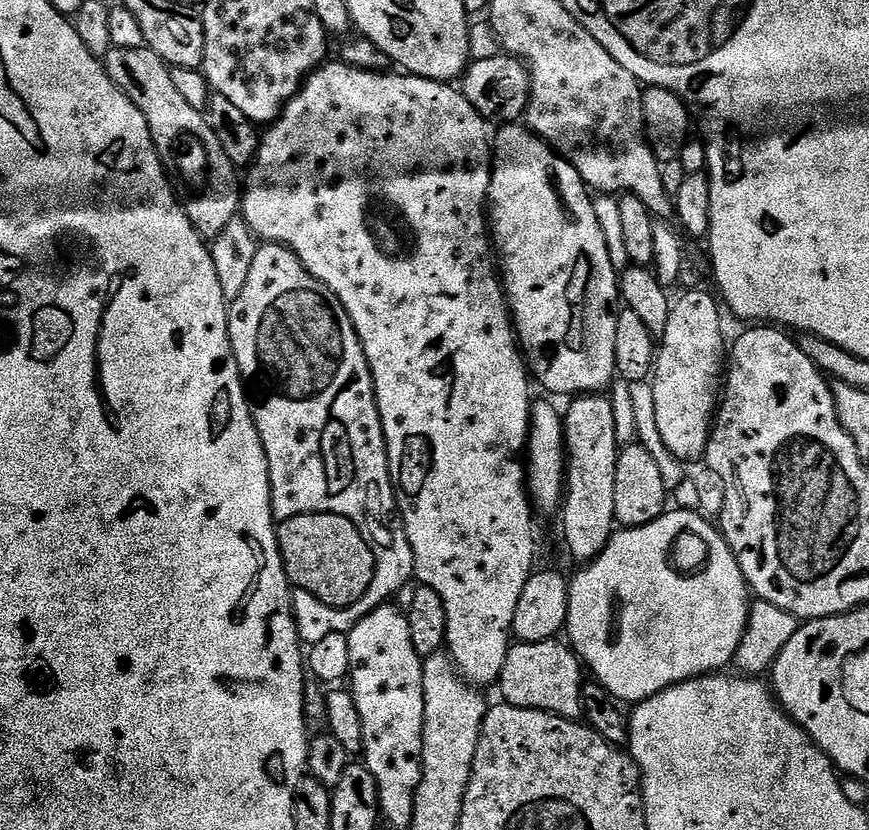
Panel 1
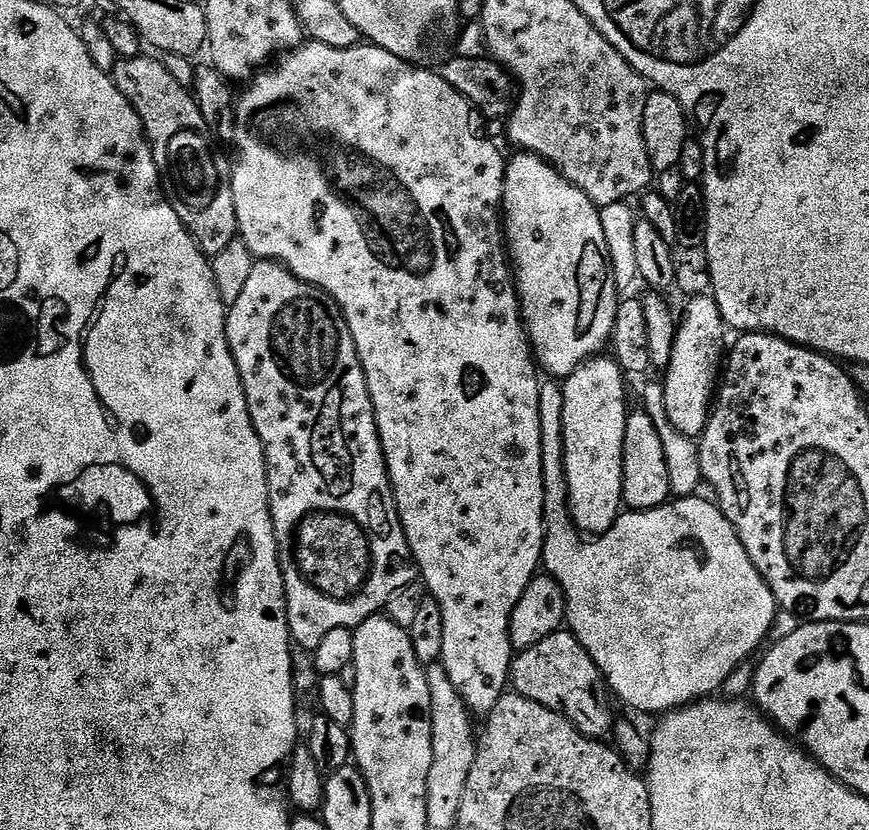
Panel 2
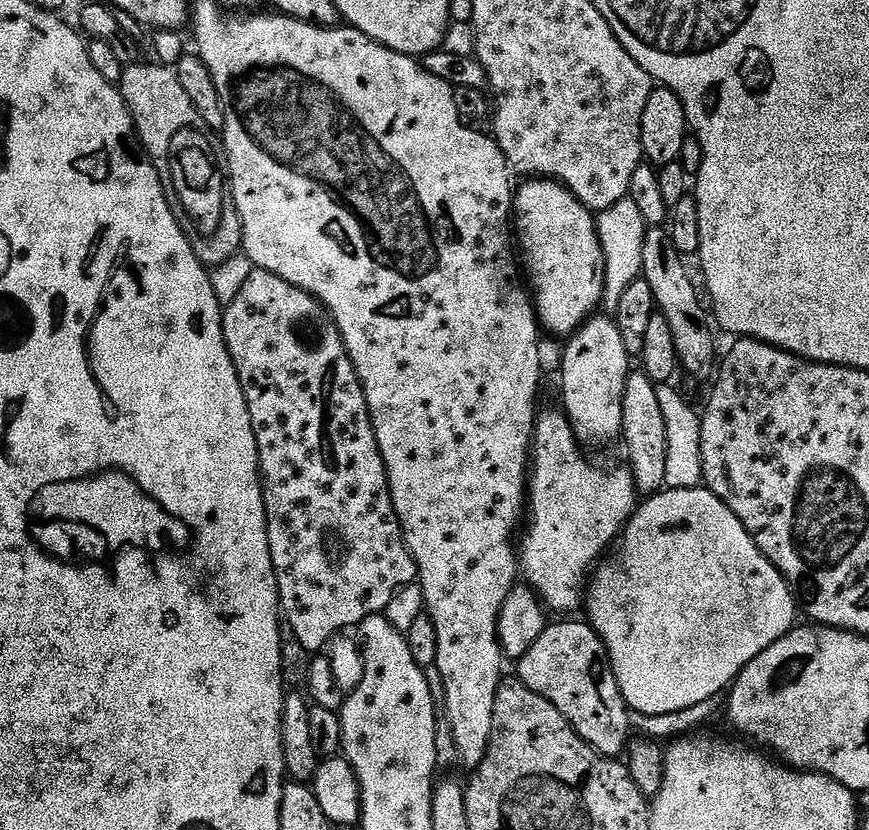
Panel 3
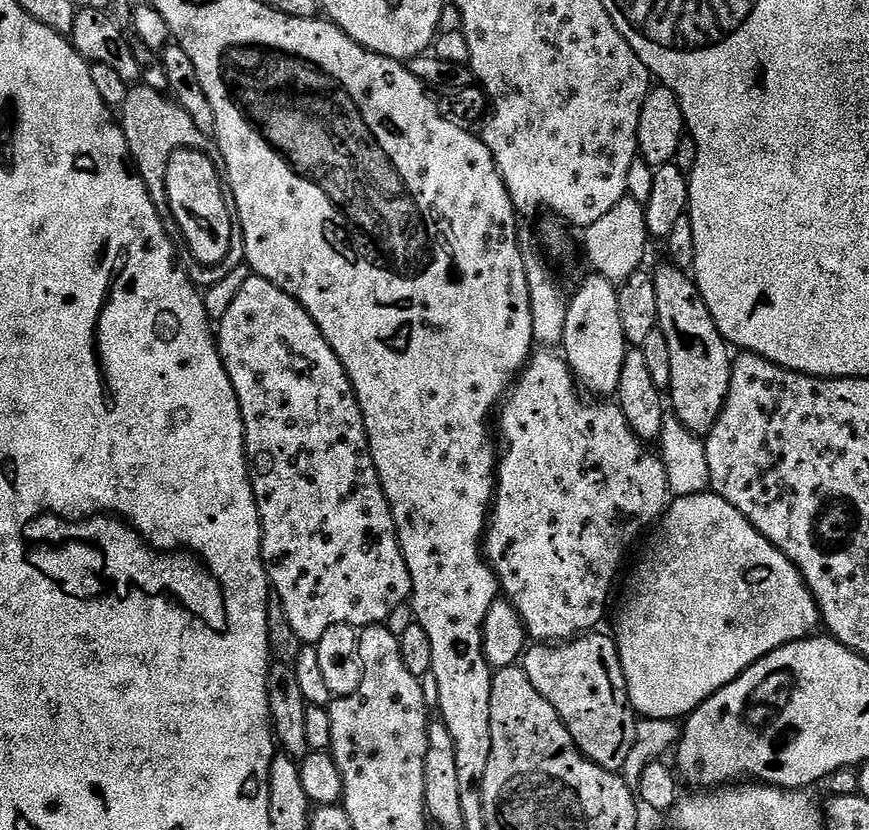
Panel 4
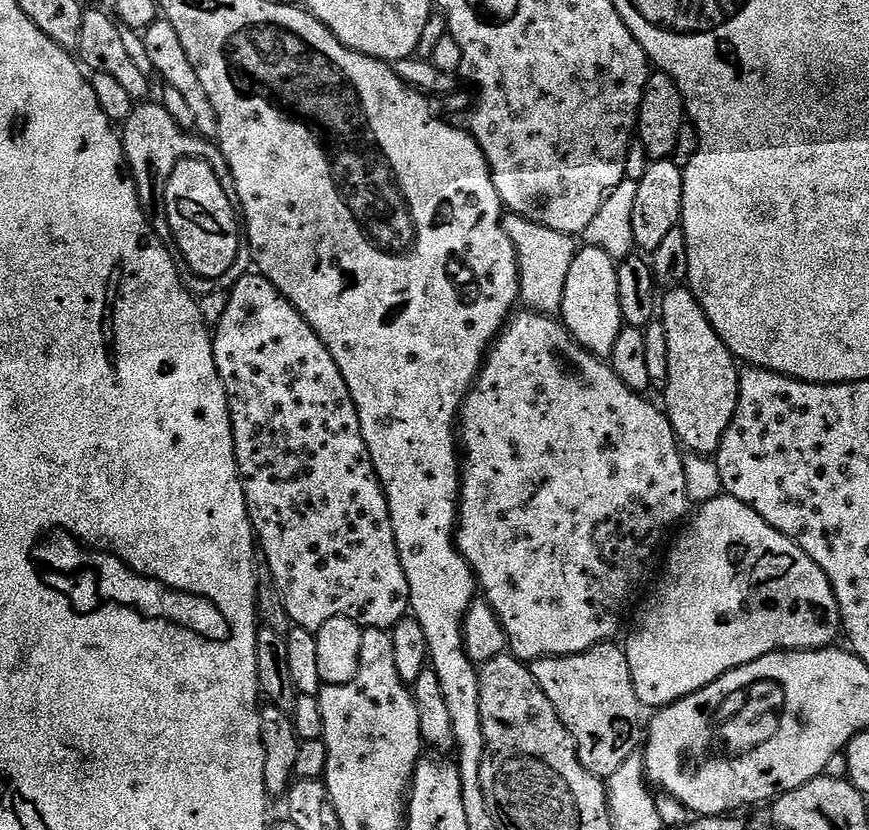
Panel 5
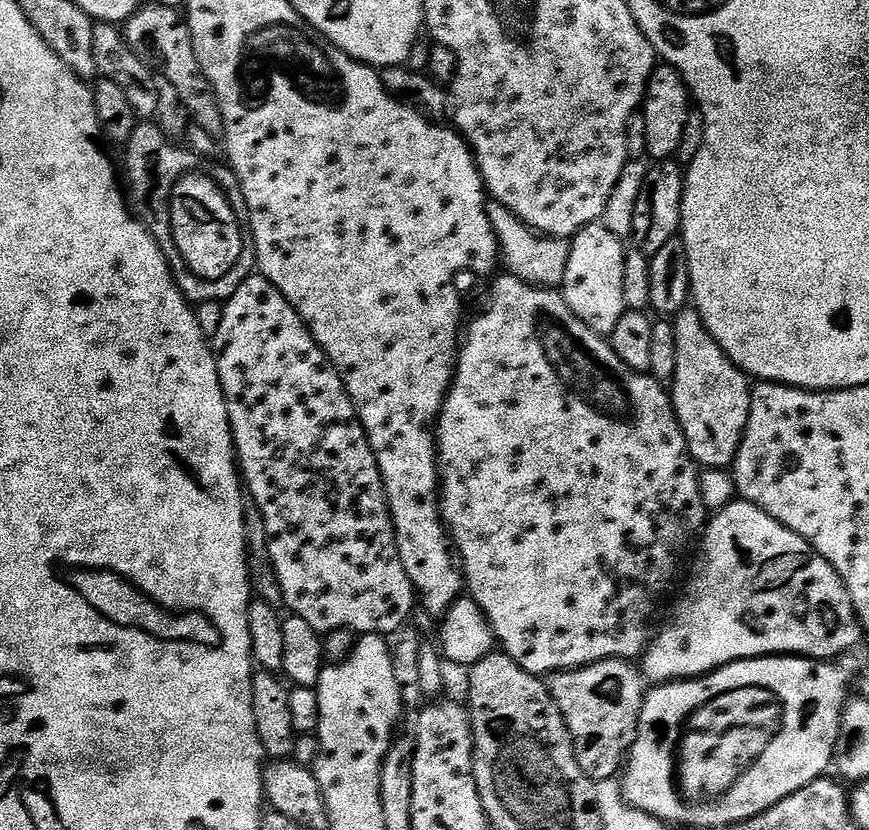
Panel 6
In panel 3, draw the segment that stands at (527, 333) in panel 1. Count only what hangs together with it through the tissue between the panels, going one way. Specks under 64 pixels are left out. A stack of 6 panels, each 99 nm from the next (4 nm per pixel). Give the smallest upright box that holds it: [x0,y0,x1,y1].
[514,178,604,338]

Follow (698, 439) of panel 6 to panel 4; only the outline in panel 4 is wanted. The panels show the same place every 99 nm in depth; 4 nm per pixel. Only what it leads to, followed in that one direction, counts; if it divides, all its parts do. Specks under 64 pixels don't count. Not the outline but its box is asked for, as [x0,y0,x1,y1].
[654,262,734,434]

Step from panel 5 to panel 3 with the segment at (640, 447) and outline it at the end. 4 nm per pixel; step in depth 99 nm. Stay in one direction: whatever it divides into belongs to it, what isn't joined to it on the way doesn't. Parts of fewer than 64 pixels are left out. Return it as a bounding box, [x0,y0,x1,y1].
[518,411,638,614]

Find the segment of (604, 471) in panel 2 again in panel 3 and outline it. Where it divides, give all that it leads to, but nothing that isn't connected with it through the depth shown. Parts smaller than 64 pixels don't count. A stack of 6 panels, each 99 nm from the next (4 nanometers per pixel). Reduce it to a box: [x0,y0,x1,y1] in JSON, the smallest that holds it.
[560,314,630,445]

